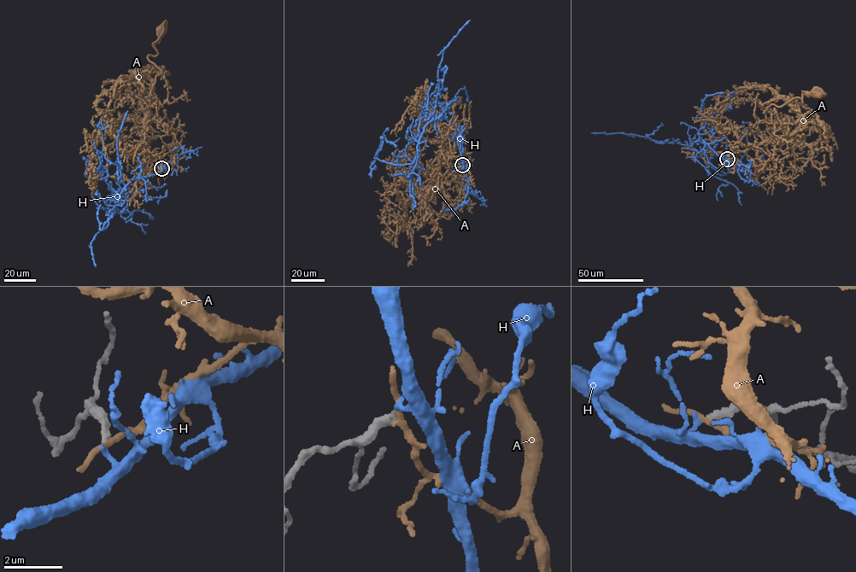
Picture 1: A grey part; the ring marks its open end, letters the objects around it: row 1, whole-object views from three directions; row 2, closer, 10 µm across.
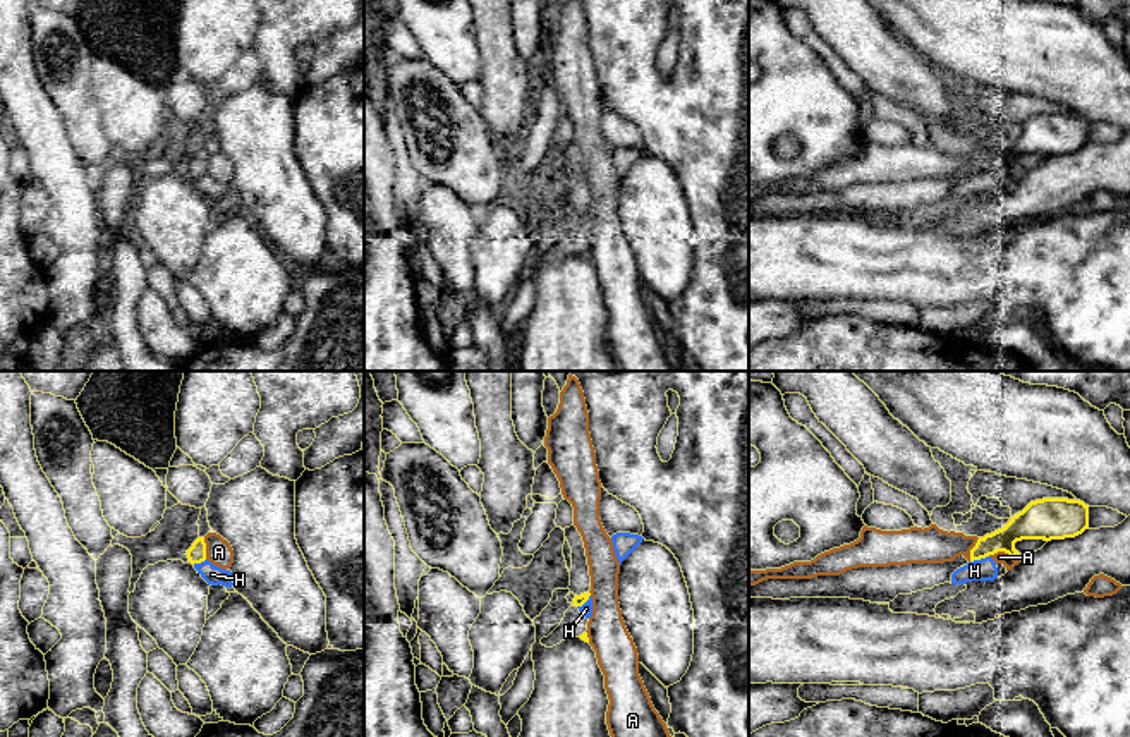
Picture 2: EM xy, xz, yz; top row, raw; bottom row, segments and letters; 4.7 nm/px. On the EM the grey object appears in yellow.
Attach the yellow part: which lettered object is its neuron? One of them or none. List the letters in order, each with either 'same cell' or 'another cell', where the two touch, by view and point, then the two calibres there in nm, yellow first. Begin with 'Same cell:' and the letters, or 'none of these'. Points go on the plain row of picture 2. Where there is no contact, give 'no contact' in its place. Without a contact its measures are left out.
Same cell: none of these
A: another cell | yz (1005, 167) | 190/60 nm
H: another cell | yz (979, 174) | 120/110 nm

